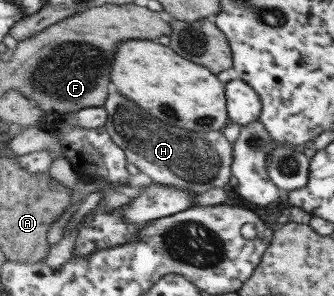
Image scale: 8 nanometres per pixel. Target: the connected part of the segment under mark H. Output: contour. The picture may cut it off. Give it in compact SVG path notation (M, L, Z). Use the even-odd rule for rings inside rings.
M112 92L106 105L108 122L105 127L118 146L125 149L127 159L141 172L152 177L154 183L175 186L195 194L204 194L212 188L229 191L228 182L233 175L234 147L222 131L192 131L170 126L156 120L120 92Z

